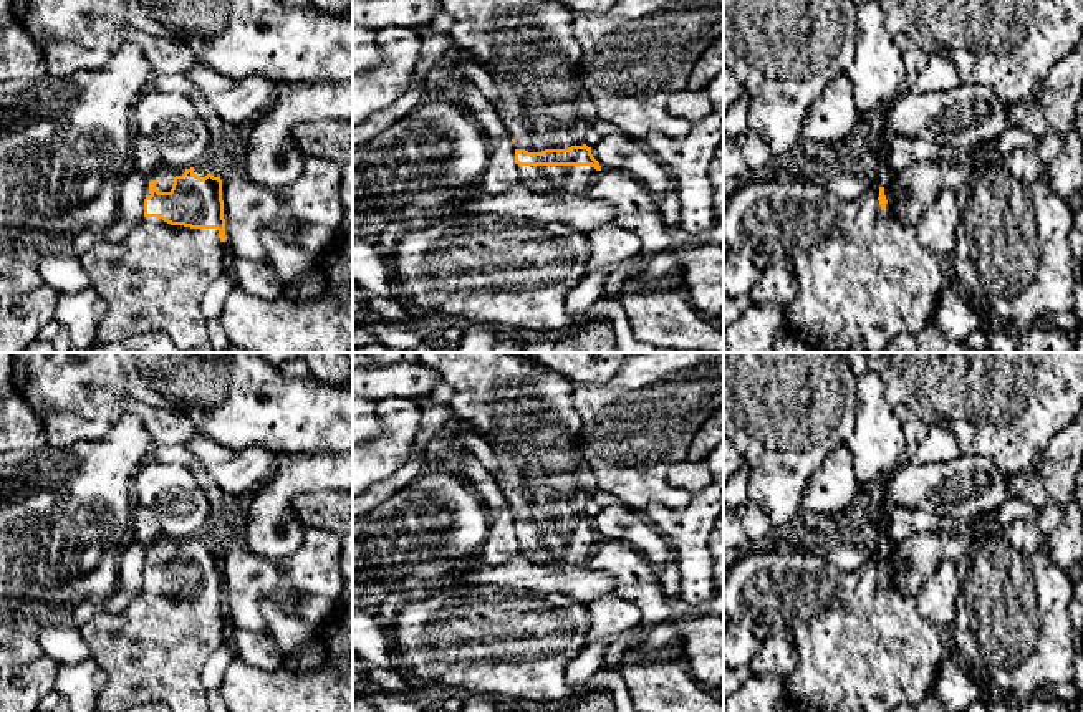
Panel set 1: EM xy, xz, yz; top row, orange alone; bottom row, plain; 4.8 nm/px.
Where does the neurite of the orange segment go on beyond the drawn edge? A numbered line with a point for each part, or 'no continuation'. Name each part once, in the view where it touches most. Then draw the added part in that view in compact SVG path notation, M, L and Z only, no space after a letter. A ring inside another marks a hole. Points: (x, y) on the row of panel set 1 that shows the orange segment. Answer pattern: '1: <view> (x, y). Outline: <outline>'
1: xy (154, 279). Outline: M144 217L123 240L94 243L79 262L108 305L98 326L98 343L126 341L152 331L164 331L180 353L209 343L202 298L227 272L227 247L217 229L190 229Z
2: xz (545, 179). Outline: M518 166L520 182L538 194L586 194L596 182L591 166Z

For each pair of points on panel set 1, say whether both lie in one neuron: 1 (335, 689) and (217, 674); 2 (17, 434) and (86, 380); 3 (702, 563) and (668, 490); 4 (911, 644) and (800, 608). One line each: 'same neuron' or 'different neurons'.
1: different neurons
2: different neurons
3: different neurons
4: same neuron

